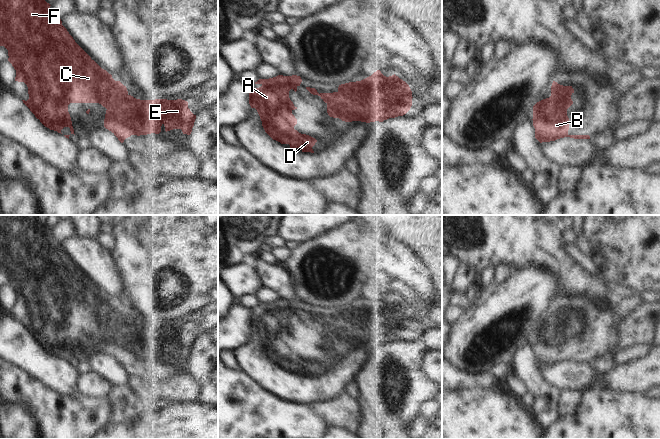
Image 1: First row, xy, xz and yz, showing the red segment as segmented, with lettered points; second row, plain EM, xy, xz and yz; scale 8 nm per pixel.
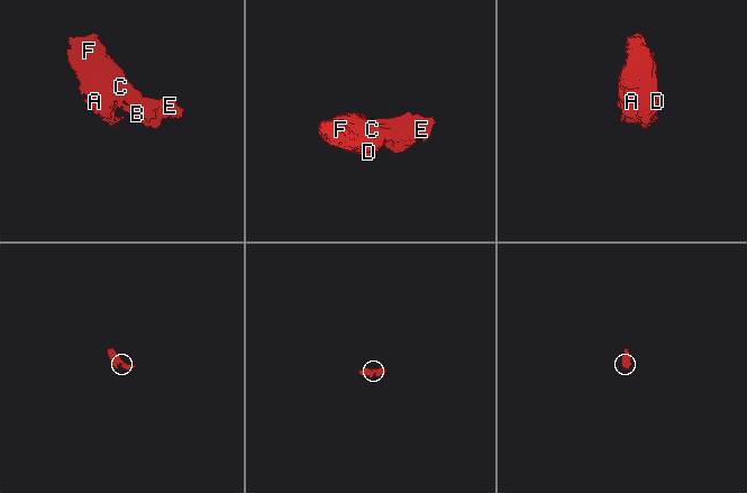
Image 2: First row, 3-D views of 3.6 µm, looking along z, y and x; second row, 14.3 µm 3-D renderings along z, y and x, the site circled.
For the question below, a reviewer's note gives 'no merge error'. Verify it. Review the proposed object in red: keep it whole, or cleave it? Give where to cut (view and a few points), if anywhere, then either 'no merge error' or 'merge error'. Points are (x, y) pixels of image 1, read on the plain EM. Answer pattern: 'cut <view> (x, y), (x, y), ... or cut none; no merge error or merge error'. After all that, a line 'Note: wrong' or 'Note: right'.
cut xz (336, 316), (342, 325), (352, 330), (347, 345); merge error
Note: wrong

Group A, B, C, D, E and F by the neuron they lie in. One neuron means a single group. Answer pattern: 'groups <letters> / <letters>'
groups A C D F / B E

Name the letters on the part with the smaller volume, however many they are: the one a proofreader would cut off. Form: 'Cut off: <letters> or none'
Cut off: B, E

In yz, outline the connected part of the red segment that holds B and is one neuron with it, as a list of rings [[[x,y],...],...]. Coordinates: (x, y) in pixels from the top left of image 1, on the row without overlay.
[[[550,322],[543,323],[533,330],[533,350],[535,362],[540,366],[555,365],[560,362],[570,361],[574,363],[590,363],[589,359],[569,359],[569,342],[567,333],[559,333],[551,327]]]

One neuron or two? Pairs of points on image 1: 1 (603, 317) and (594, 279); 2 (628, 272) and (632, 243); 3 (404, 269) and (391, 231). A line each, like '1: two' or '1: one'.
1: two
2: one
3: two

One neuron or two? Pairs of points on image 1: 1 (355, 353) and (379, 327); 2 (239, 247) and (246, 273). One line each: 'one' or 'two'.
1: two
2: two

